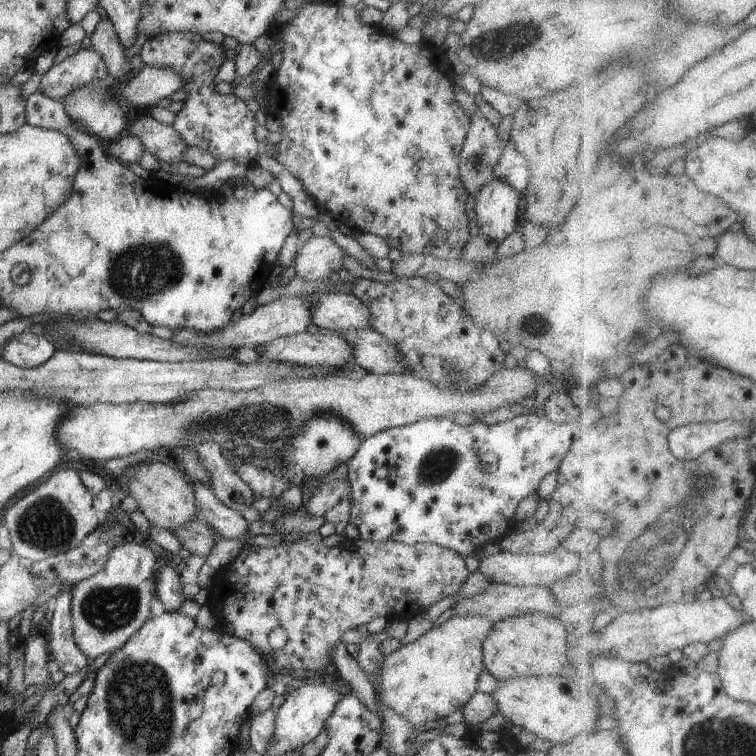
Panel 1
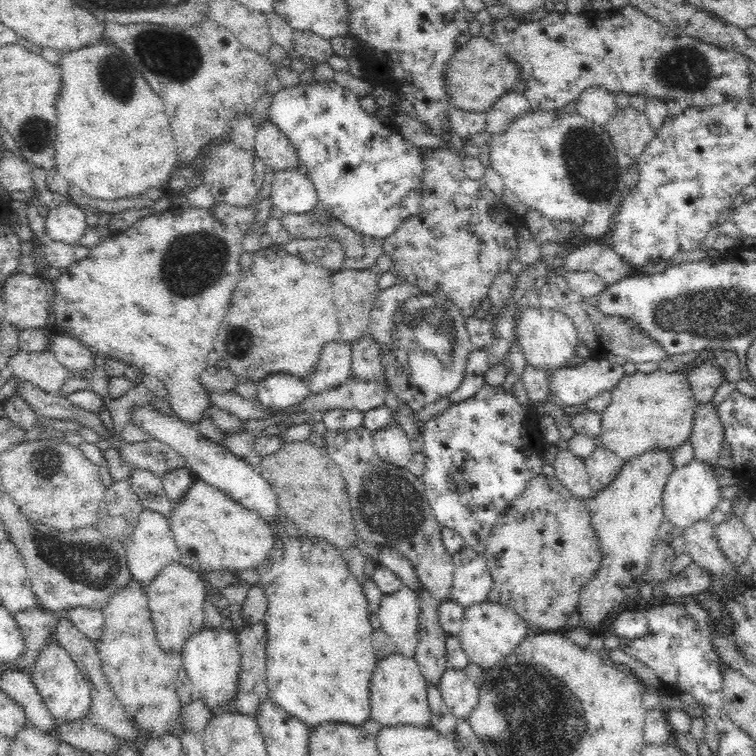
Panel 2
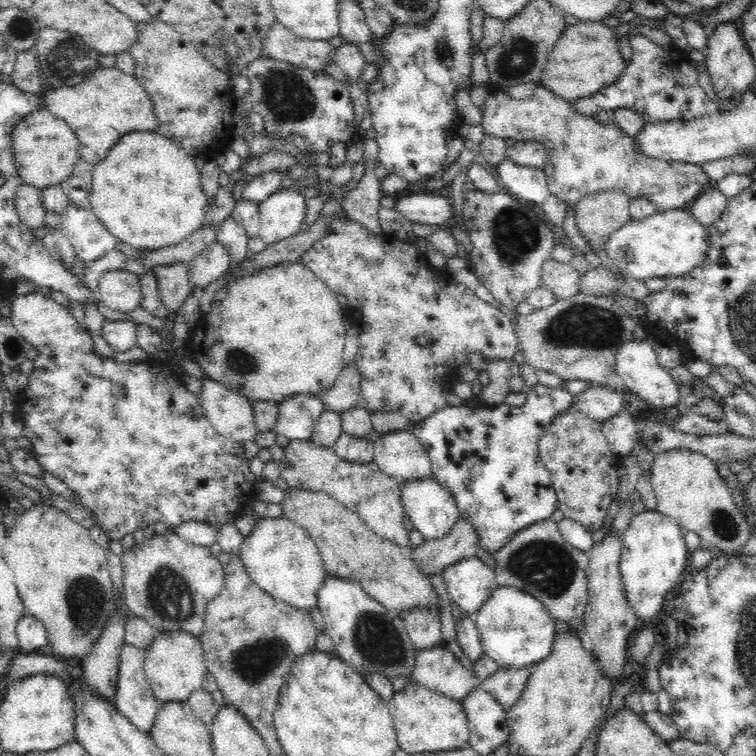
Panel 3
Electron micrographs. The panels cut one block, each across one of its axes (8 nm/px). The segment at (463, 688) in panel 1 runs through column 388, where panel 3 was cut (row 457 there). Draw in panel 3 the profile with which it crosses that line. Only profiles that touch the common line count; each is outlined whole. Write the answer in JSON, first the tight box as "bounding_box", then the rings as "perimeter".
{"bounding_box":[649,449,753,555],"perimeter":[[[690,449],[669,450],[655,454],[649,474],[656,498],[656,507],[660,513],[674,519],[684,532],[696,532],[701,540],[706,540],[710,545],[717,546],[728,555],[741,553],[742,546],[746,544],[753,533],[753,527],[748,525],[743,510],[734,503],[731,490],[724,483],[715,460],[710,460],[706,455],[692,452]]]}

